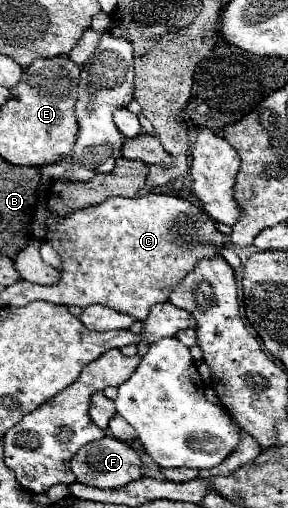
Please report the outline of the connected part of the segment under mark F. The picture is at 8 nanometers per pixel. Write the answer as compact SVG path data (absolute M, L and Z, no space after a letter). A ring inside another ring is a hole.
M105 436L97 442L85 444L75 454L75 458L71 458L71 470L77 476L77 482L87 484L87 486L95 486L95 488L121 488L129 482L135 482L135 480L143 478L141 468L143 468L141 454L137 450L133 450L129 444L115 440L111 436Z

